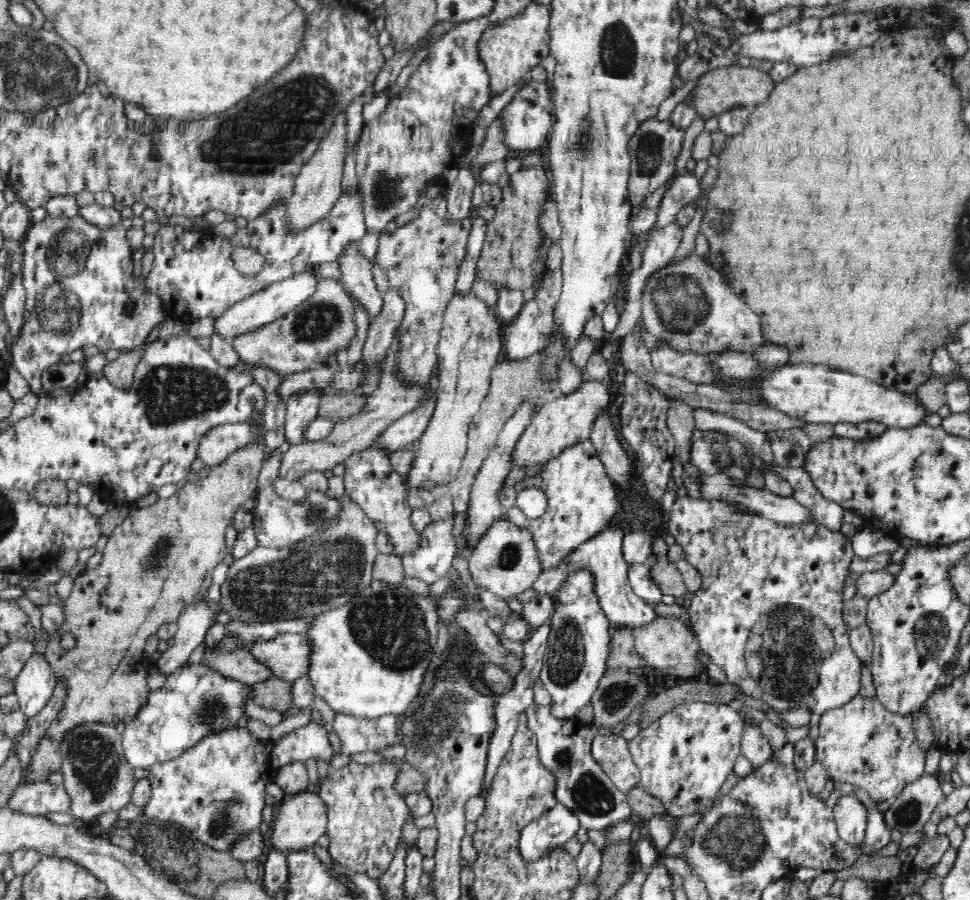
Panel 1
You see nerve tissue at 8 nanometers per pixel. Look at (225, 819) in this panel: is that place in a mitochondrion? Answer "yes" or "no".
yes

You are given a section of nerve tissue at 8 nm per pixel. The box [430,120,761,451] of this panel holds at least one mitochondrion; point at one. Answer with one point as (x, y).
(679, 305)

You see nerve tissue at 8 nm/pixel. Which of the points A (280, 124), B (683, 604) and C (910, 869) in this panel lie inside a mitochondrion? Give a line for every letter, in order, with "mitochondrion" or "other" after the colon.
A: mitochondrion
B: other
C: other

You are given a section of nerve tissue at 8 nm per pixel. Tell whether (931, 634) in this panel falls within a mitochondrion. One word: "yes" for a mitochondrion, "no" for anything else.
yes

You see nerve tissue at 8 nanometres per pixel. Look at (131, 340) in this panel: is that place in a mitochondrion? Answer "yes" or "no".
no

